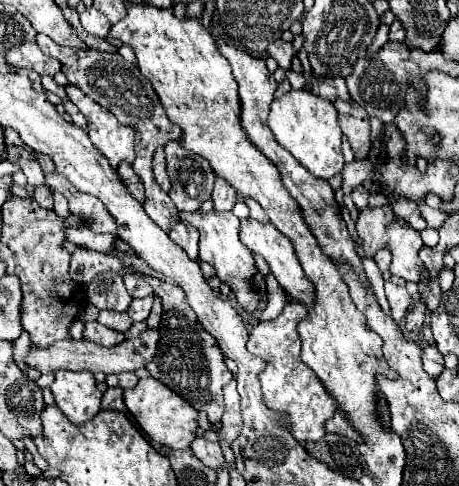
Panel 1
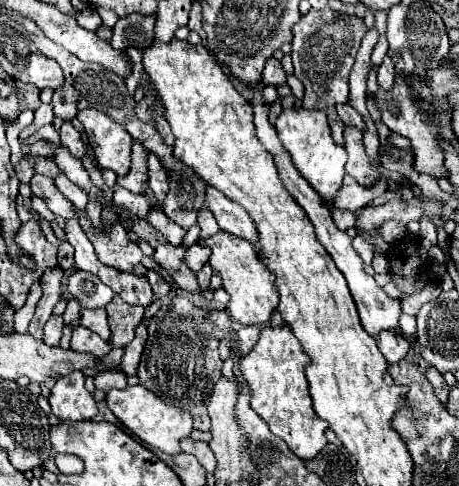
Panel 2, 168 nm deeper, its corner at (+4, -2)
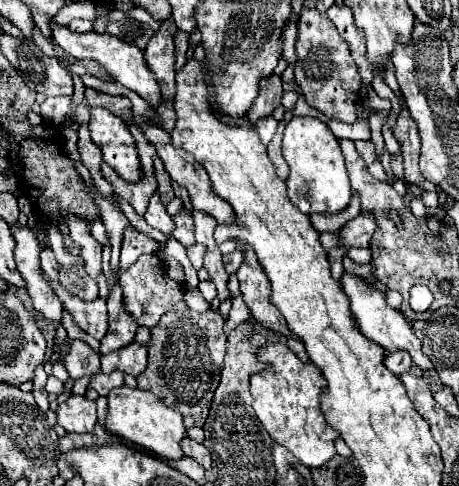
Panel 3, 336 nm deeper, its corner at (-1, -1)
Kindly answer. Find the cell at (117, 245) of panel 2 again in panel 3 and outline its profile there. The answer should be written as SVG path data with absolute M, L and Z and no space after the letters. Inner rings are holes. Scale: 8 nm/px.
M142 254L132 268L120 270L120 286L126 310L132 314L132 318L136 316L138 326L144 326L148 330L152 330L168 310L188 310L184 302L184 286L168 278L166 266L162 270L162 260L156 254Z

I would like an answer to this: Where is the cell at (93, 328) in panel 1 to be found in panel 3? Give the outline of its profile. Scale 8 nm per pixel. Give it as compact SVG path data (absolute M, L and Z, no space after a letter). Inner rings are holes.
M70 340L70 348L64 354L62 364L72 380L82 376L96 376L100 372L100 354L96 354L82 340Z

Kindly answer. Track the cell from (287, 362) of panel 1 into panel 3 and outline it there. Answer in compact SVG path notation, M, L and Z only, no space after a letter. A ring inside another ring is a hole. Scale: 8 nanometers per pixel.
M268 344L258 352L258 358L270 364L268 370L262 370L250 378L250 392L254 396L254 412L270 438L276 444L288 448L304 466L320 468L334 454L334 440L340 436L334 430L320 410L320 396L326 390L324 376L316 364L306 364L284 344Z

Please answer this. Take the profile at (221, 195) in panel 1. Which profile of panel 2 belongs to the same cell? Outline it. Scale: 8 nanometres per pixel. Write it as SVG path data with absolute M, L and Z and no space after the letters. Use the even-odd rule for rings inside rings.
M205 207L197 213L197 223L201 227L201 235L199 237L211 237L219 231L217 223L215 223L215 215L211 215L211 211L207 211Z

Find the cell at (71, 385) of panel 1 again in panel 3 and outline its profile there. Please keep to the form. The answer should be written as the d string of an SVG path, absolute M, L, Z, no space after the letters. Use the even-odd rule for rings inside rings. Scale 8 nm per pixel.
M68 396L56 408L58 424L66 432L92 432L96 426L96 402L88 400L86 396Z

